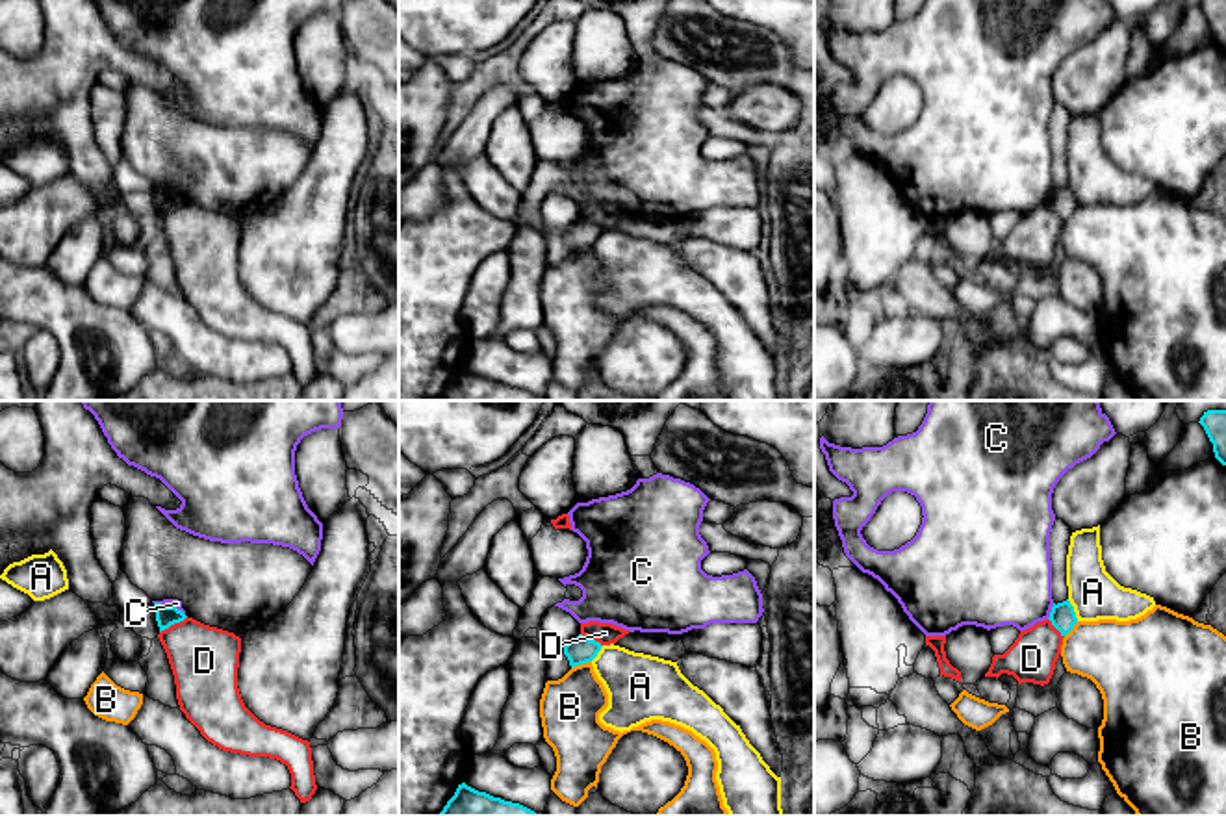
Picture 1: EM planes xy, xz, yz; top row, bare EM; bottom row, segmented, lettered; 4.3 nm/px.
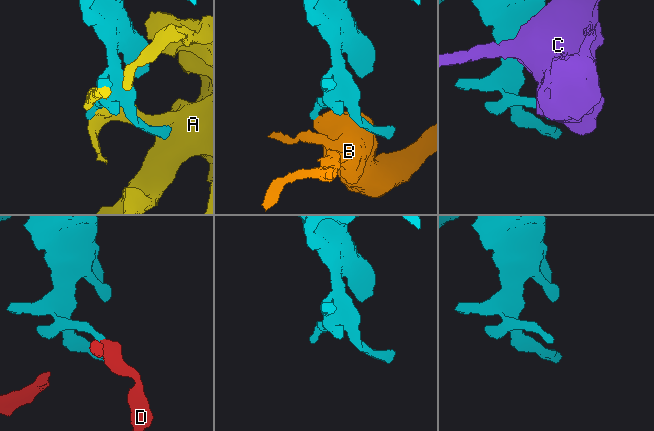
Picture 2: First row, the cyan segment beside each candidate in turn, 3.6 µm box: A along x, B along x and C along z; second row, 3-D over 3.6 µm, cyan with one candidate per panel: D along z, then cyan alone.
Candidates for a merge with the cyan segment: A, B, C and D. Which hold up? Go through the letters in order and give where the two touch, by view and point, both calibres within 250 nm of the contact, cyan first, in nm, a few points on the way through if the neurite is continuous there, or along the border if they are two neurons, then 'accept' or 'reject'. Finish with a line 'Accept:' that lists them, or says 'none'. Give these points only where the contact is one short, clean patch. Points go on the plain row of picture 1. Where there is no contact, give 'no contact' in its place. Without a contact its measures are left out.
A: contact yz (1072, 195); calibres 110 and 220 nm; reject
B: contact xz (581, 247); calibres 120 and 260 nm; reject
C: contact yz (1052, 195); calibres 110 and 400 nm; reject
D: contact xy (173, 208); calibres 90 and 300 nm; reject
Accept: none

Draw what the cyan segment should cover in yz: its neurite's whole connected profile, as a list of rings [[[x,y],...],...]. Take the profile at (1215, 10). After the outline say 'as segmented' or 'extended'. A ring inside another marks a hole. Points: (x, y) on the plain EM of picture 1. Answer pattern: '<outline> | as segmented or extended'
[[[1202,0],[1198,7],[1213,28],[1215,43],[1226,50],[1226,0]]] | as segmented

